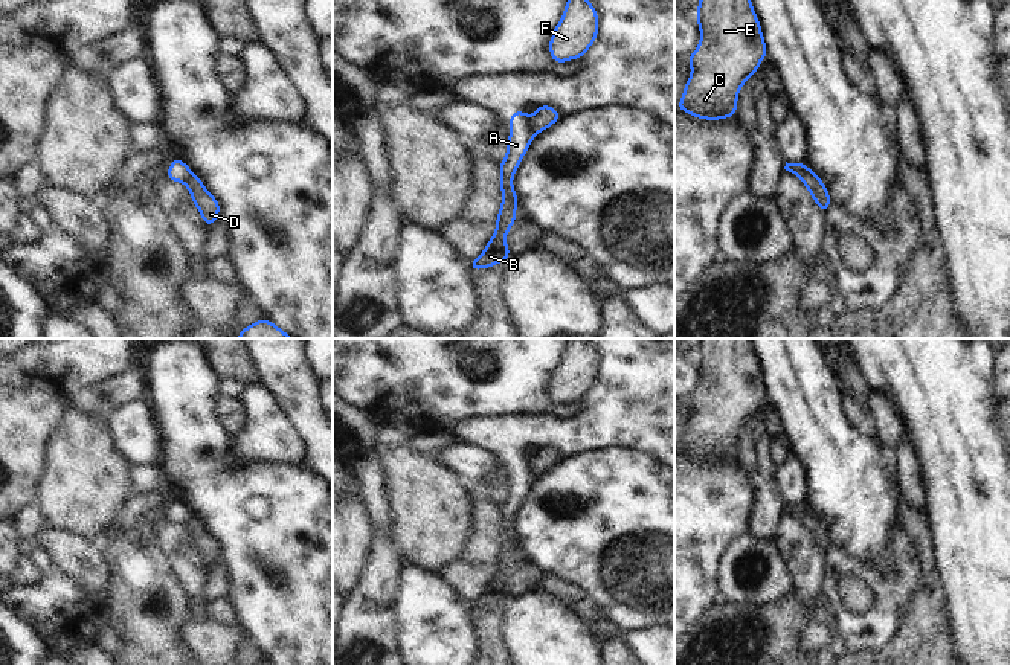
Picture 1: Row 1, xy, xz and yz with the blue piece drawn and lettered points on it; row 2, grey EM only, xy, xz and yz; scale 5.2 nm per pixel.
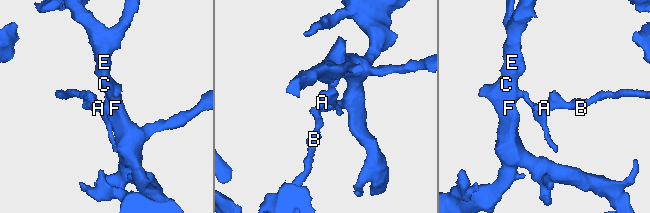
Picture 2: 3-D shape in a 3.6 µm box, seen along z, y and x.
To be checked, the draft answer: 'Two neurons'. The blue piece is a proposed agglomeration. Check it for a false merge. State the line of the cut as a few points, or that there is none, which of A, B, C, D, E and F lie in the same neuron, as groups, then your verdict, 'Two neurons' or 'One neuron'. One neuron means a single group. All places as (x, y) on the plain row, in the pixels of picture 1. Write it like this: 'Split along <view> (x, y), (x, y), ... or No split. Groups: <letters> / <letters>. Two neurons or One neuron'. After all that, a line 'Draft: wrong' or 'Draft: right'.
Split along xz (527, 459), (533, 478). Groups: A B / C D E F. Two neurons.
Draft: right

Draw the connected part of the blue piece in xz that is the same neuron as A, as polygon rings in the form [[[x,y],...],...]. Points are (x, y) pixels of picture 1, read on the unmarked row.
[[[525,451],[513,453],[510,458],[510,479],[507,485],[505,500],[499,505],[500,511],[500,532],[502,546],[496,560],[496,573],[485,586],[484,593],[470,604],[470,612],[494,609],[499,604],[507,604],[510,589],[505,584],[511,567],[517,563],[514,555],[517,552],[517,537],[513,529],[513,519],[531,488],[534,477],[531,476],[531,467],[528,464]]]

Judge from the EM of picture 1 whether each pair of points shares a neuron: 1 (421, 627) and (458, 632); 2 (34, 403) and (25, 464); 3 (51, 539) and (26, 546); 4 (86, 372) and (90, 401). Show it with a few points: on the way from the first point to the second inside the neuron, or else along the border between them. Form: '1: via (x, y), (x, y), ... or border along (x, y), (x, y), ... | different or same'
1: via (431, 627), (435, 632), (449, 632) | same
2: via (28, 418), (25, 421), (25, 449) | same
3: border along (32, 539), (37, 543) | different
4: border along (122, 372), (64, 398) | different

